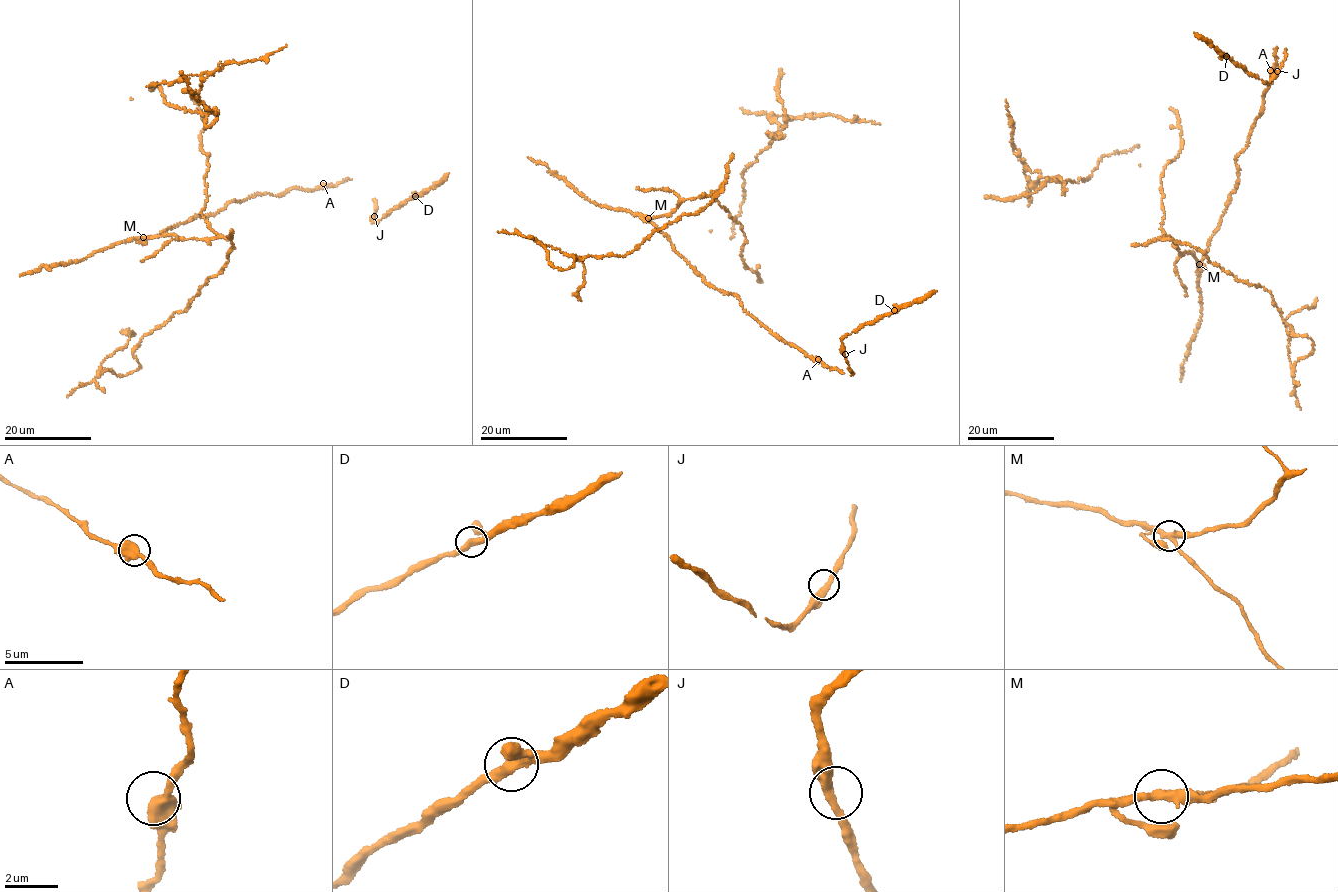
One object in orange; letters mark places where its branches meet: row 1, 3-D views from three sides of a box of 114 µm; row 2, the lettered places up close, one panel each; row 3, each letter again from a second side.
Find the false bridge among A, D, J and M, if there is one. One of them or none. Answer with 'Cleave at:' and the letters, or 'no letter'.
Cleave at: M

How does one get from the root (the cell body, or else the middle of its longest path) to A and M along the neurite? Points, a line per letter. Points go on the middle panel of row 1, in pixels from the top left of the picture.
A: (715, 192), (681, 200), (669, 214), (650, 221), (706, 282), (734, 294), (742, 308), (759, 323), (818, 359)
M: (715, 192), (712, 195), (681, 200), (669, 214), (648, 218)

